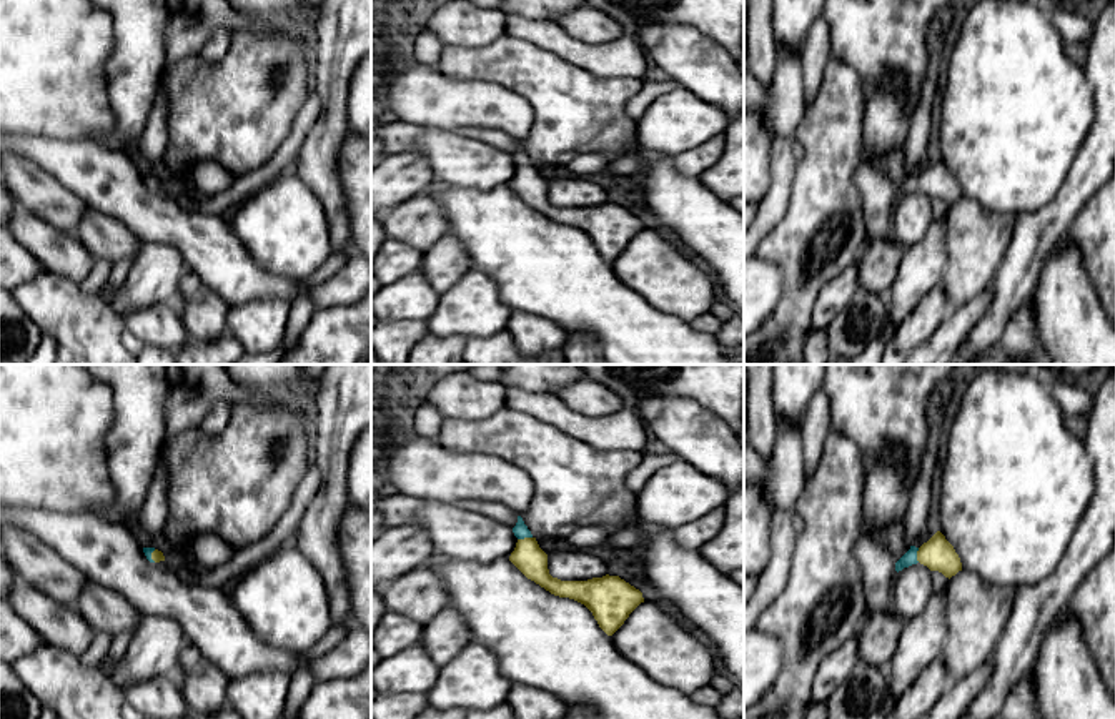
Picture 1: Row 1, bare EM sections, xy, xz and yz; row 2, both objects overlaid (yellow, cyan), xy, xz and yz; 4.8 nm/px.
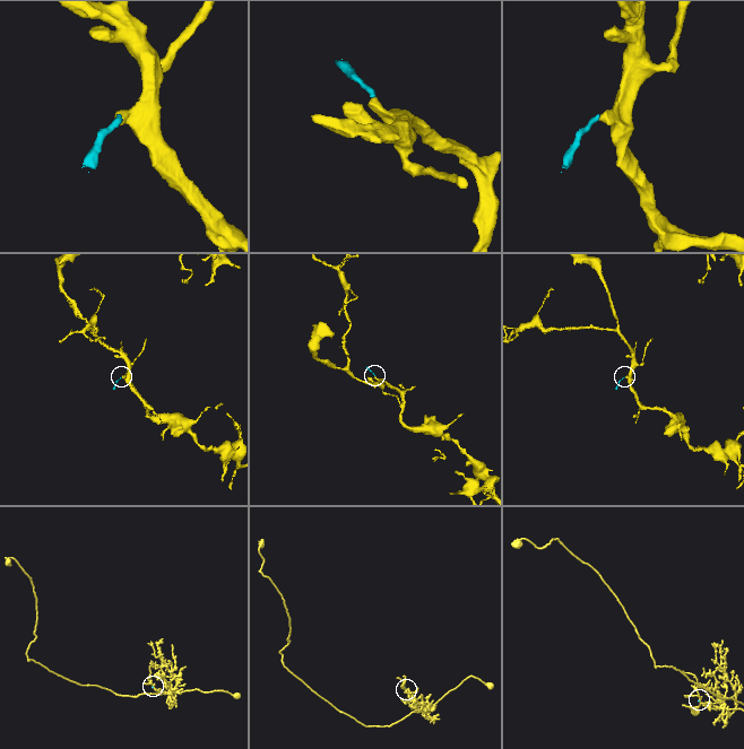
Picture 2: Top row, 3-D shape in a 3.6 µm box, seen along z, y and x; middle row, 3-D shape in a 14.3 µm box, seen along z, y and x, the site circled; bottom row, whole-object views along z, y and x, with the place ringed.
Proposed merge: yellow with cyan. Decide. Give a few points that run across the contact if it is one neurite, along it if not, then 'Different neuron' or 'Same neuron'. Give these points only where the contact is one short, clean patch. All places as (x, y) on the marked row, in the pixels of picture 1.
Line: xz (528, 556), (525, 538), (521, 531). Same neuron

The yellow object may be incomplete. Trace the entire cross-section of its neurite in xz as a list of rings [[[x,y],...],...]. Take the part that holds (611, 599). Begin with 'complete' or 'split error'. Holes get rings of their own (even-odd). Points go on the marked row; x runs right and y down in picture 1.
split error; [[[518,516],[513,533],[518,543],[509,561],[528,579],[551,594],[584,604],[607,636],[612,636],[629,614],[644,602],[642,593],[619,576],[606,574],[587,581],[561,581],[553,578],[548,569],[548,554],[539,548],[521,516]]]

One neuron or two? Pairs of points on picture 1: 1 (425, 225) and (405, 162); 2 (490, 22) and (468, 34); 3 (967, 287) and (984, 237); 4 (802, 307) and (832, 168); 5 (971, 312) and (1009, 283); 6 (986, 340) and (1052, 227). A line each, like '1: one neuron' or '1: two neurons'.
1: one neuron
2: one neuron
3: one neuron
4: one neuron
5: two neurons
6: one neuron

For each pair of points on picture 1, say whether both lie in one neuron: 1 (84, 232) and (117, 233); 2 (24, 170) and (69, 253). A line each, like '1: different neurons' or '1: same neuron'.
1: same neuron
2: same neuron

